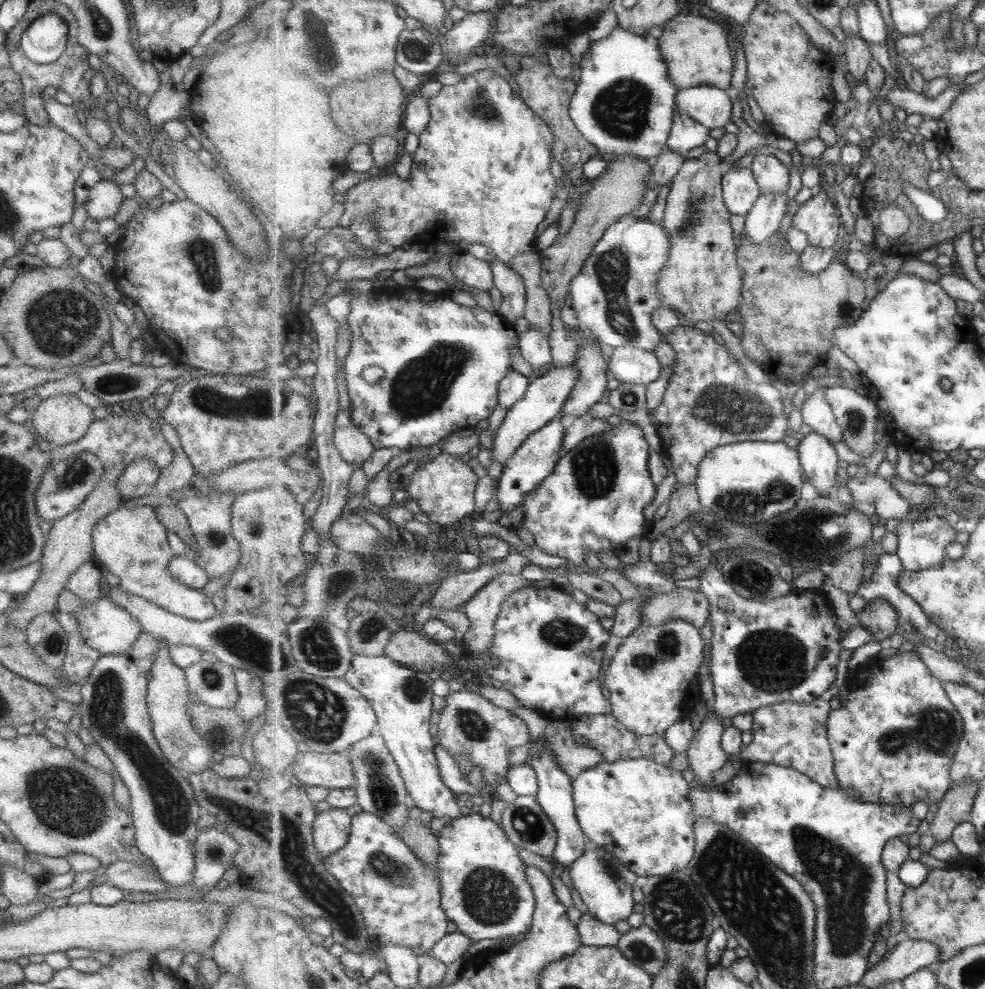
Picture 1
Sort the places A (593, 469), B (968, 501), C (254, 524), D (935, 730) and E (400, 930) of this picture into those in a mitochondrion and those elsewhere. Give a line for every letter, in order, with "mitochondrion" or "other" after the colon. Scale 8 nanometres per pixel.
A: mitochondrion
B: mitochondrion
C: mitochondrion
D: mitochondrion
E: other

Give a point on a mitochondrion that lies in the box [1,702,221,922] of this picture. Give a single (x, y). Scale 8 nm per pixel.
(67, 802)

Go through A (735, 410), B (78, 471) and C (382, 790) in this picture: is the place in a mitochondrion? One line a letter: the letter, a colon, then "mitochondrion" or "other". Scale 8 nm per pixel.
A: mitochondrion
B: mitochondrion
C: mitochondrion

